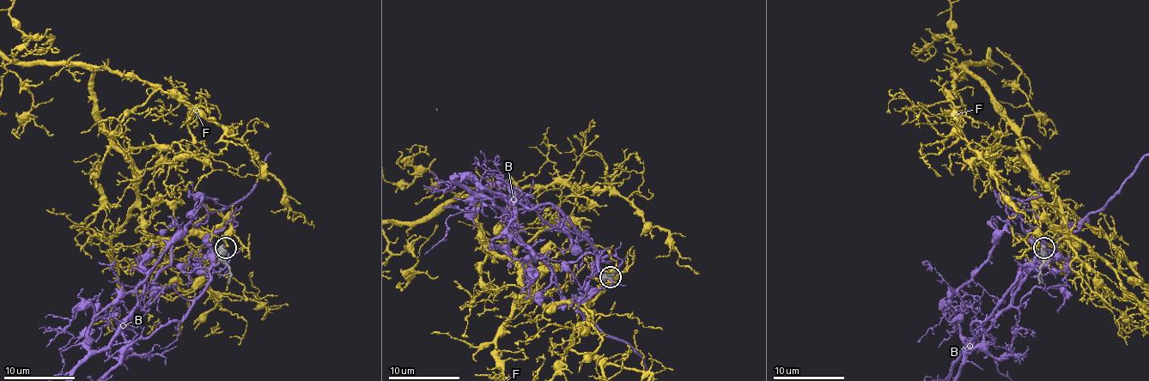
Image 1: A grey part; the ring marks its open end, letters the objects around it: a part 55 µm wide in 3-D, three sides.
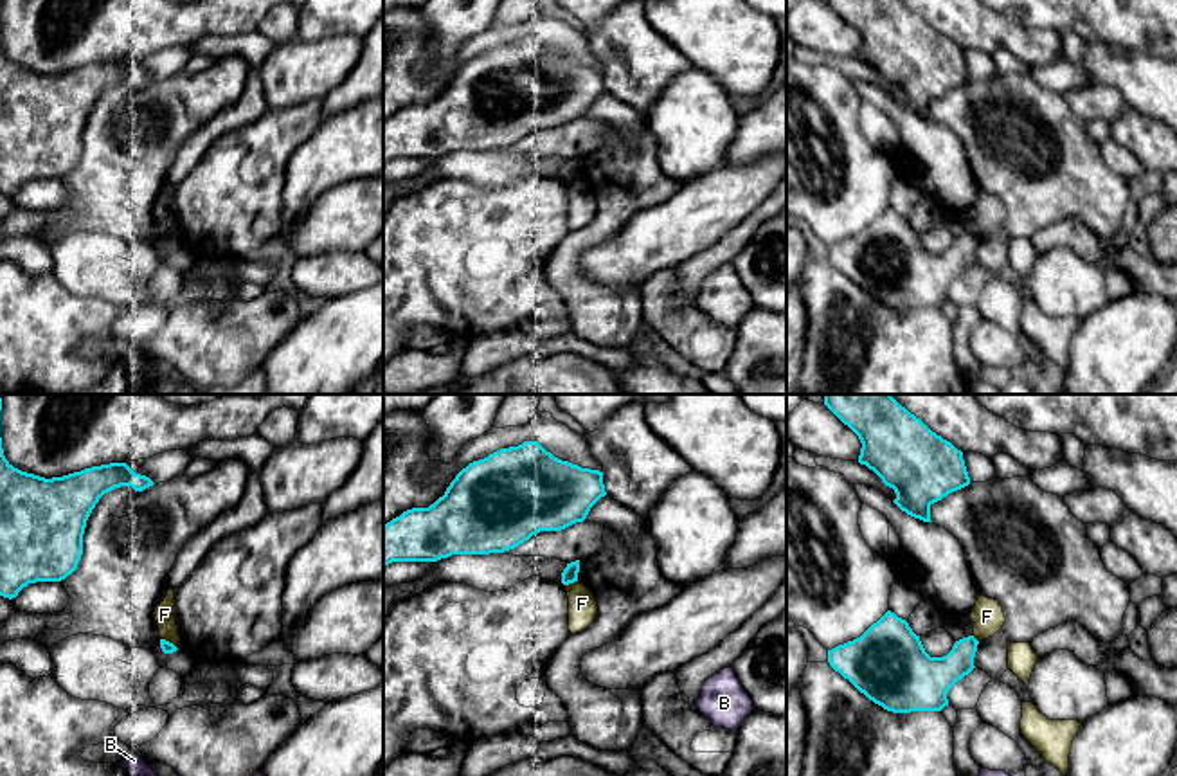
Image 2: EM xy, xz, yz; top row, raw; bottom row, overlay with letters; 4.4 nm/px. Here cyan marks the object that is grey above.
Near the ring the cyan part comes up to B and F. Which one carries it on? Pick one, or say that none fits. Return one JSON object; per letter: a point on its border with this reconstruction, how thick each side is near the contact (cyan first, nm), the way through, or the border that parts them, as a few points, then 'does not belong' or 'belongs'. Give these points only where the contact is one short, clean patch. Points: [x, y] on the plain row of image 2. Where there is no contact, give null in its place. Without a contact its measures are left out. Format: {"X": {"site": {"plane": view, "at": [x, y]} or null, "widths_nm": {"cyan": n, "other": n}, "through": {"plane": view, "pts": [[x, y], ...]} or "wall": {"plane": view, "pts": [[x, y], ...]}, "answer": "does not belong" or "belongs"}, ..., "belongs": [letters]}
{"B": {"site": null, "answer": "does not belong"}, "F": {"site": {"plane": "xz", "at": [571, 179]}, "widths_nm": {"cyan": 70, "other": 130}, "answer": "does not belong"}, "belongs": []}

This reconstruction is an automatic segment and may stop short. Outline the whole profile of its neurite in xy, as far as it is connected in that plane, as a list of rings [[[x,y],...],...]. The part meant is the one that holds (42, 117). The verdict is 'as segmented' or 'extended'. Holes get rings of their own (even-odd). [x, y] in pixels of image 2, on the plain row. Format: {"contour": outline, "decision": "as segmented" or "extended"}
{"contour": [[[0,34],[0,193],[13,196],[29,180],[65,176],[77,166],[86,117],[99,95],[121,83],[142,88],[153,81],[126,59],[92,63],[52,76],[27,70],[5,56]]], "decision": "as segmented"}

